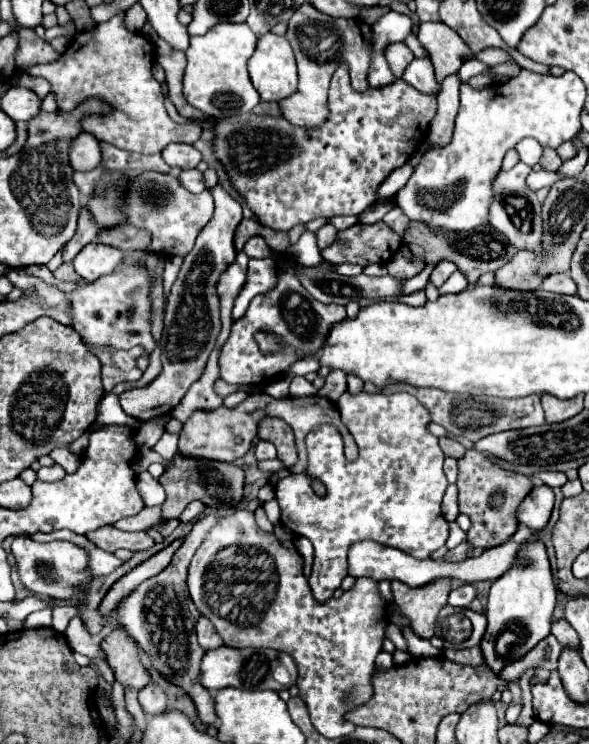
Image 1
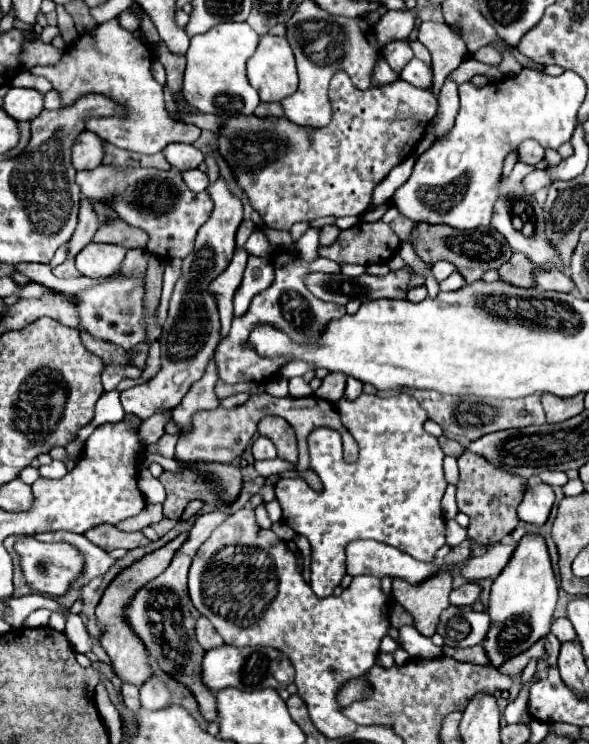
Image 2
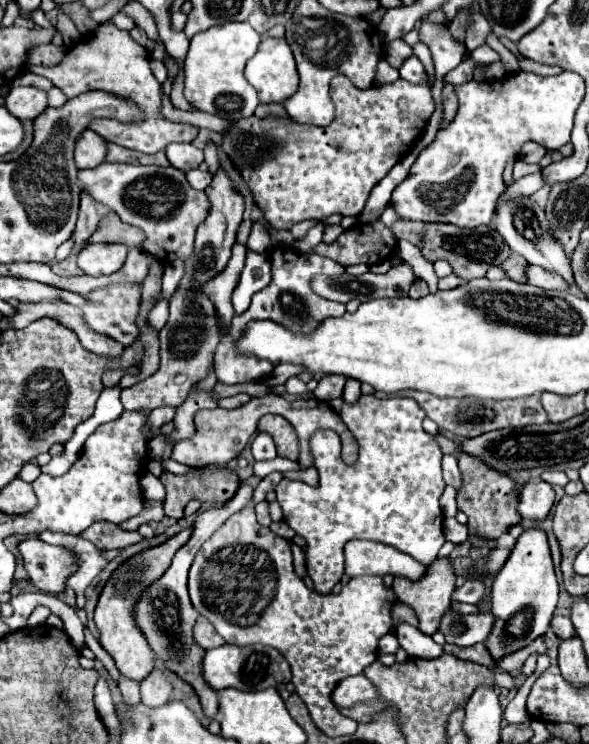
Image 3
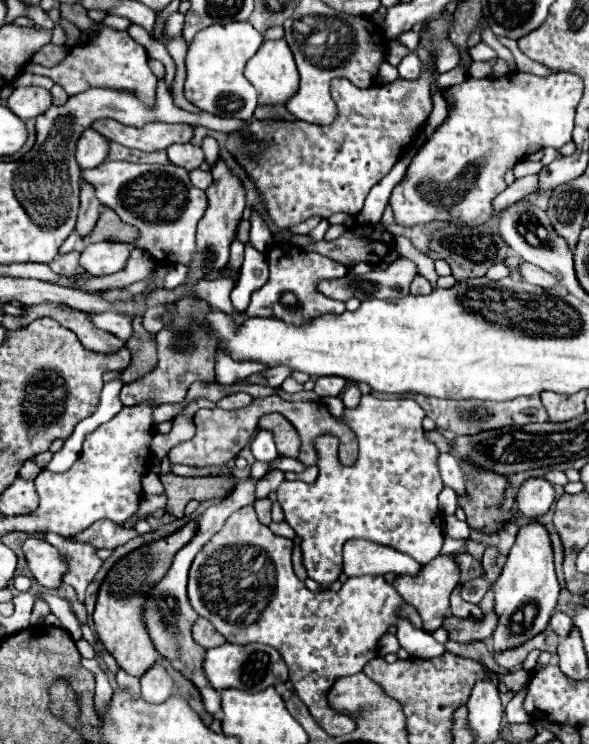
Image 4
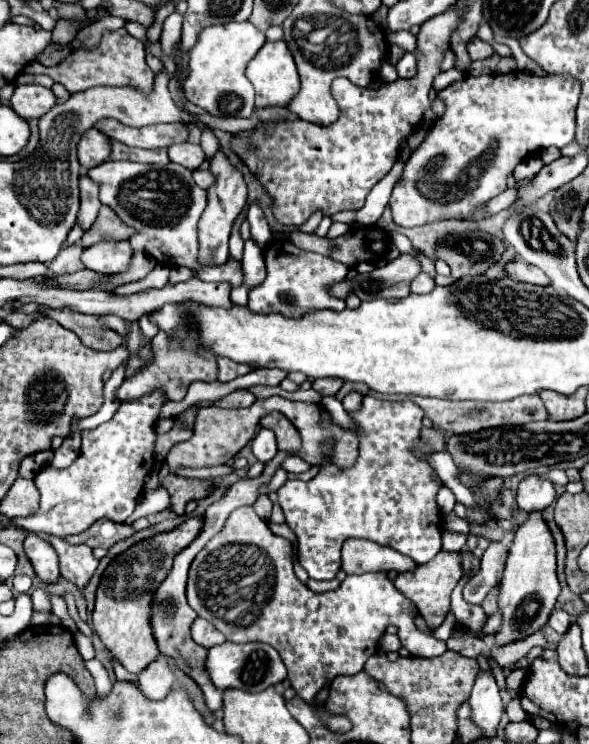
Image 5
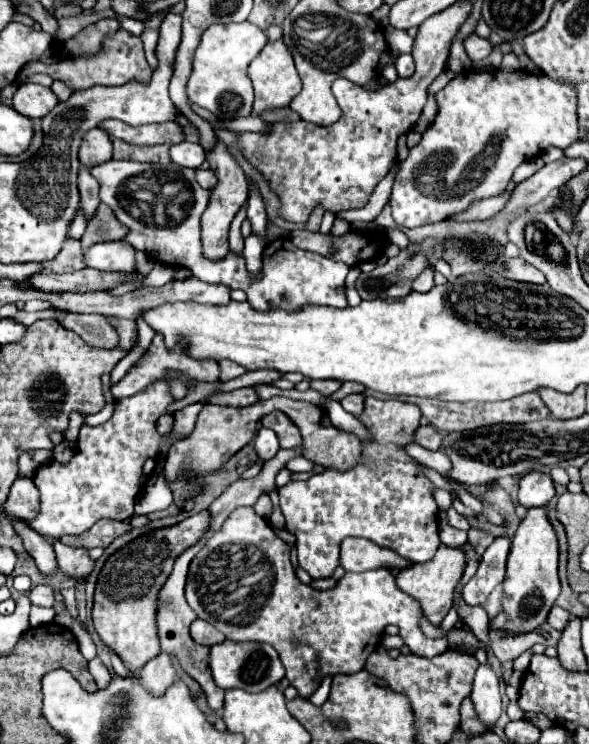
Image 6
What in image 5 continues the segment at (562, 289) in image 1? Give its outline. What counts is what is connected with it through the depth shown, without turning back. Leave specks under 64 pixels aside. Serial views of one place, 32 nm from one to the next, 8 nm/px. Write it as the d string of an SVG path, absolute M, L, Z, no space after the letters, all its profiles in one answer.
M522 258L508 260L508 262L504 264L504 270L506 270L506 276L516 278L516 280L520 280L520 282L530 282L530 284L538 284L538 286L548 286L548 284L550 284L550 282L548 282L548 276L546 276L540 268L524 262Z

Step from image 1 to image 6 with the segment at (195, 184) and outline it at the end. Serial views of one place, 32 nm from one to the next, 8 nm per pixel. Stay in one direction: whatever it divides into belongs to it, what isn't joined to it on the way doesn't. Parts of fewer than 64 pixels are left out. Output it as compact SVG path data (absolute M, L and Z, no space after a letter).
M196 170L196 180L202 188L214 188L216 186L216 172L212 170Z

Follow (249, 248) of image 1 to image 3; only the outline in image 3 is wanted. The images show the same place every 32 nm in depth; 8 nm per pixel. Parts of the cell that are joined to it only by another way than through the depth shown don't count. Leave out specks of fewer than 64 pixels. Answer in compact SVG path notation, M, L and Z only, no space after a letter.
M254 222L252 224L252 232L250 232L250 238L248 238L246 246L250 250L254 250L254 252L260 252L260 254L268 254L270 252L272 240L270 240L268 228L262 222Z

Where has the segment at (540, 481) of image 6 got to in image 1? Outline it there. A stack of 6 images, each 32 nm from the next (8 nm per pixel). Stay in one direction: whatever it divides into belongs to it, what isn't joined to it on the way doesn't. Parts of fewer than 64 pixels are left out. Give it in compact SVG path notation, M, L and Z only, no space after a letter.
M540 484L534 486L524 498L524 502L518 506L518 522L526 524L528 528L542 530L548 524L548 518L554 508L554 492L552 488Z

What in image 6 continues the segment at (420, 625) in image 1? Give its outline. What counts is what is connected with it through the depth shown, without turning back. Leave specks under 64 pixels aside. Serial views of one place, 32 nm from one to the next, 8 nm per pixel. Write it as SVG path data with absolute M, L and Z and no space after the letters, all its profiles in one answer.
M442 544L442 546L438 546L436 554L428 562L418 562L418 564L410 564L410 566L402 568L400 574L396 576L396 584L400 590L404 590L412 598L416 598L422 604L424 616L434 626L438 626L452 606L452 598L454 598L456 586L464 574L464 568L466 568L464 550L462 548L450 548L450 546Z

